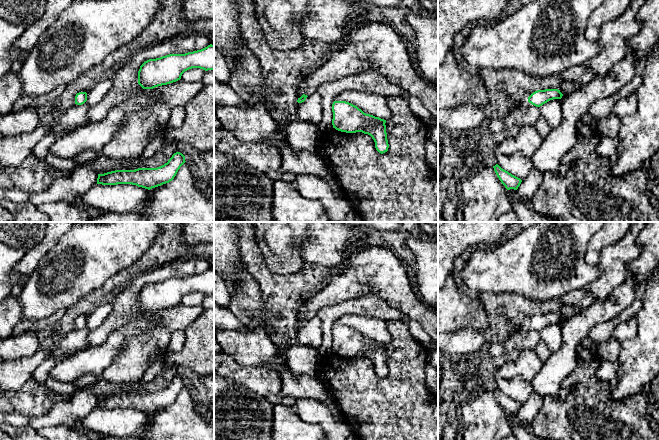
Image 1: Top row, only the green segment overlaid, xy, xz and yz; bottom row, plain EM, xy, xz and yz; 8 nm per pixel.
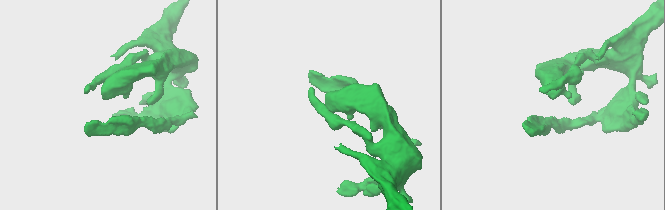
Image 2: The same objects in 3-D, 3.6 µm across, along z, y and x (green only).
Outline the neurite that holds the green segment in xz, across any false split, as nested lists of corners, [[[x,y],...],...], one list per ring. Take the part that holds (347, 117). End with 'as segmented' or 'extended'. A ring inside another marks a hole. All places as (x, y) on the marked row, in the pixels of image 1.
[[[334,101],[332,112],[333,128],[346,133],[368,134],[374,140],[375,148],[379,153],[383,154],[388,151],[386,120],[366,114],[357,106],[346,101]]]; as segmented

